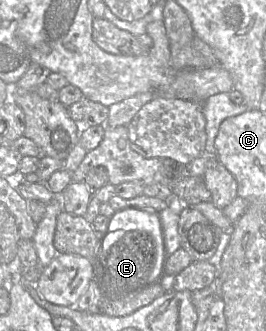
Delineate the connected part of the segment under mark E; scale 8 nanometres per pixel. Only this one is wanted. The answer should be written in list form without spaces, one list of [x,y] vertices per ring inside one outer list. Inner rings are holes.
[[[135,208],[118,210],[110,218],[108,231],[109,234],[103,242],[103,267],[99,271],[102,299],[118,300],[119,297],[127,296],[130,293],[162,281],[162,277],[158,276],[158,274],[161,271],[163,271],[163,273],[165,271],[167,253],[159,213],[148,213]],[[146,233],[152,235],[157,245],[157,260],[154,268],[152,268],[152,256],[144,256]]]

